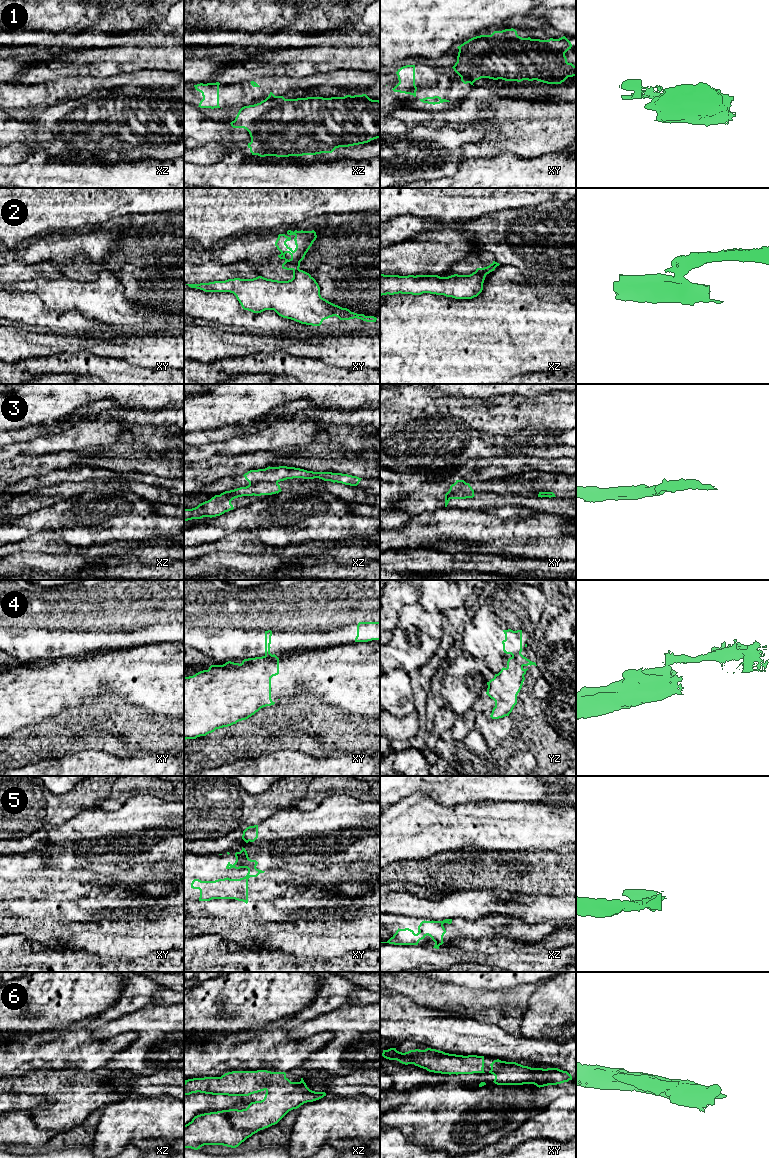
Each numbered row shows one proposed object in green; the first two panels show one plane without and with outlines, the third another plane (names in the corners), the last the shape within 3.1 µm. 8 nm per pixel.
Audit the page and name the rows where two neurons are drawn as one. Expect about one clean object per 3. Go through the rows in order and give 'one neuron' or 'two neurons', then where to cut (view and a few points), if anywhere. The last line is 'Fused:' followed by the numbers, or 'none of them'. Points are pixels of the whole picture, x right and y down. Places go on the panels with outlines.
1: two neurons; cut in xz along (275, 96), (266, 99)
2: two neurons; cut in xy along (298, 268), (293, 270)
3: two neurons; cut in xz along (277, 482), (256, 481), (249, 484)
4: two neurons; cut in yz along (520, 652), (512, 656)
5: two neurons; cut in xy along (255, 867), (247, 868)
6: one neuron; no cut
Fused: 1, 2, 3, 4, 5

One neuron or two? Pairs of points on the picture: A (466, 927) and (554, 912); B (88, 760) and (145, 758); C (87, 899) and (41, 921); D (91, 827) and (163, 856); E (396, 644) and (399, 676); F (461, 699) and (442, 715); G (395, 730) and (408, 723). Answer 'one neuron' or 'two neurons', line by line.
A: two neurons
B: one neuron
C: two neurons
D: one neuron
E: two neurons
F: two neurons
G: one neuron

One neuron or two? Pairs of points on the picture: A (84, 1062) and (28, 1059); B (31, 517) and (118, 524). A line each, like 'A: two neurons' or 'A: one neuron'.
A: one neuron
B: one neuron

